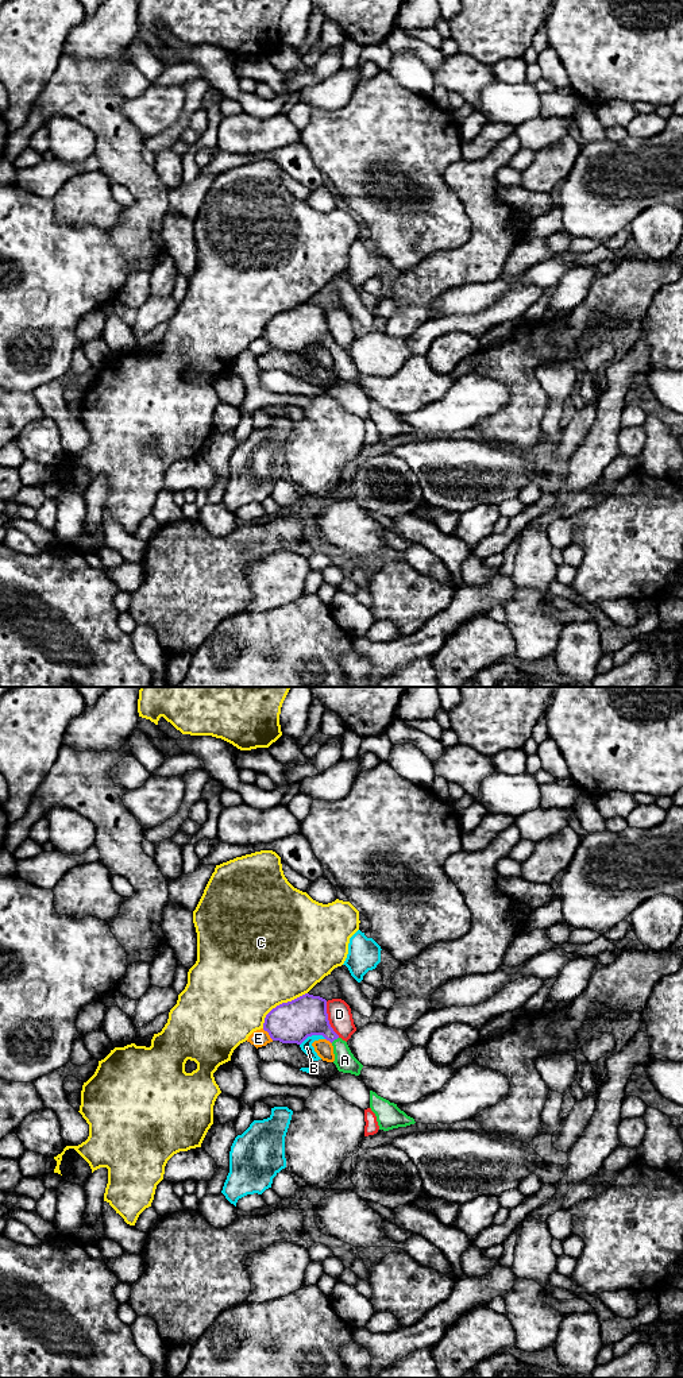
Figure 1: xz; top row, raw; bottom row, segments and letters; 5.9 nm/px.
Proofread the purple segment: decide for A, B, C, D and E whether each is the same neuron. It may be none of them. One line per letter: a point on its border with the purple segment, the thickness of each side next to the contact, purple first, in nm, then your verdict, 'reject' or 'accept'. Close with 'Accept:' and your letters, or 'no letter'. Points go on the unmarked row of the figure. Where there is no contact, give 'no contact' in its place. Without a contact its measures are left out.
A: meets purple in xz at (334, 348); 240 nm thick on the purple side, 120 nm on the other; accept
B: meets purple in xz at (312, 343); 240 nm thick on the purple side, 70 nm on the other; reject
C: meets purple in xz at (280, 313); 240 nm thick on the purple side, 500 nm on the other; reject
D: meets purple in xz at (327, 328); 240 nm thick on the purple side, 140 nm on the other; reject
E: meets purple in xz at (269, 343); 240 nm thick on the purple side, 100 nm on the other; reject
Accept: A

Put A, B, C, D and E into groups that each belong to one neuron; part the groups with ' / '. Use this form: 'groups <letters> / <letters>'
groups A / B / C / D / E

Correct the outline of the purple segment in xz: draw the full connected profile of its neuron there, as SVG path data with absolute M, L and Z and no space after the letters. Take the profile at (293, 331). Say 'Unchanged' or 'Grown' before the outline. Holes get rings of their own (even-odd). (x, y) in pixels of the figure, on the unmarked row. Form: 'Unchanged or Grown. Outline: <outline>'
Grown. Outline: M305 302L273 317L265 327L263 339L273 350L301 354L308 346L323 344L333 355L339 381L360 383L363 374L354 366L346 350L331 336L327 309Z

